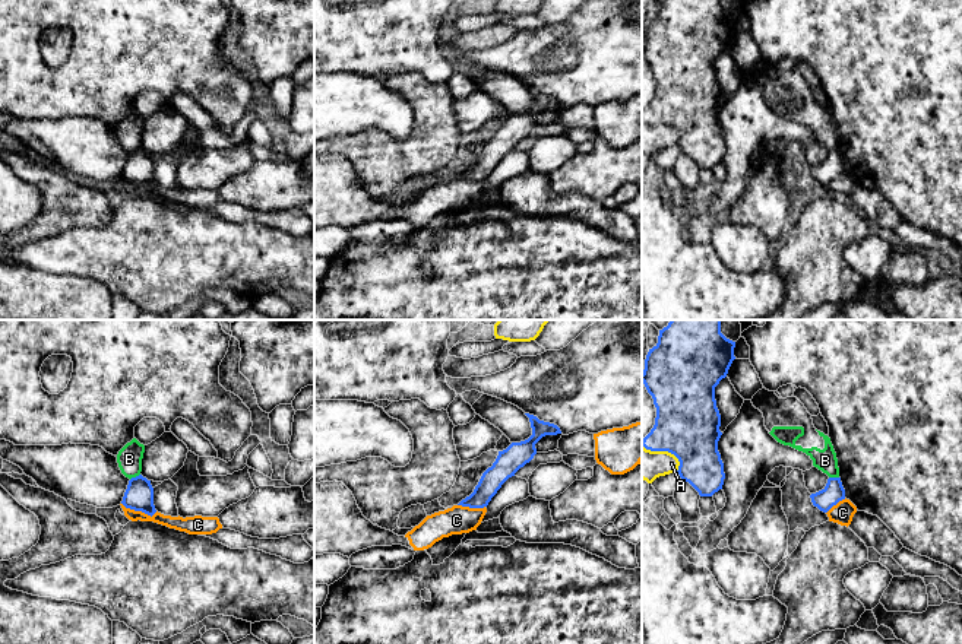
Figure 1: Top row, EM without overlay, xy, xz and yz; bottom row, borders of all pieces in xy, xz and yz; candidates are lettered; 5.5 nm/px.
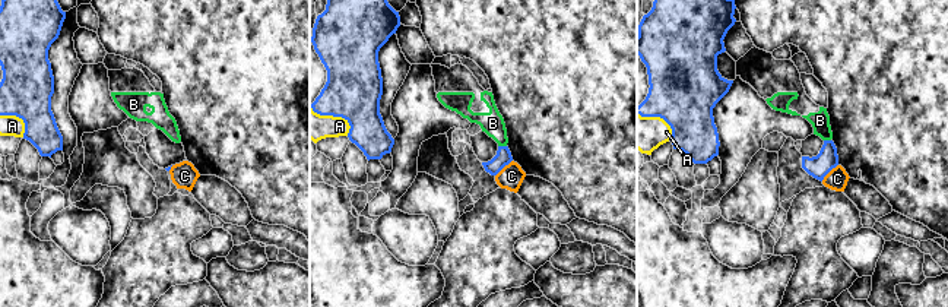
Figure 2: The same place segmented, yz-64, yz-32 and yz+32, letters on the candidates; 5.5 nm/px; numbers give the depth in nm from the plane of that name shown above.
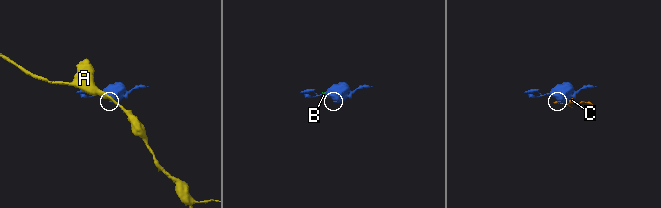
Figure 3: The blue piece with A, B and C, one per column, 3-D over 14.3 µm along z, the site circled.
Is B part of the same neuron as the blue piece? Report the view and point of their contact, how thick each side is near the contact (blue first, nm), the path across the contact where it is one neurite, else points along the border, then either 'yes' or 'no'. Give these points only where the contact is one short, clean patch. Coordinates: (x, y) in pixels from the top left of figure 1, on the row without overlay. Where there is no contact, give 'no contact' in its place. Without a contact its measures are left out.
contact xy (136, 149); calibres 160 and 140 nm; border xy (139, 146), (130, 152); no

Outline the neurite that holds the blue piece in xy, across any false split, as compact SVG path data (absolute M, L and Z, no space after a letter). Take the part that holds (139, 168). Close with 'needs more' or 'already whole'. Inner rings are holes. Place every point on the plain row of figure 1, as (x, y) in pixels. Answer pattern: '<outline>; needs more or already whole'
M142 147L132 150L129 153L121 177L126 181L142 184L152 190L156 183L154 178L154 161L151 153Z; already whole

